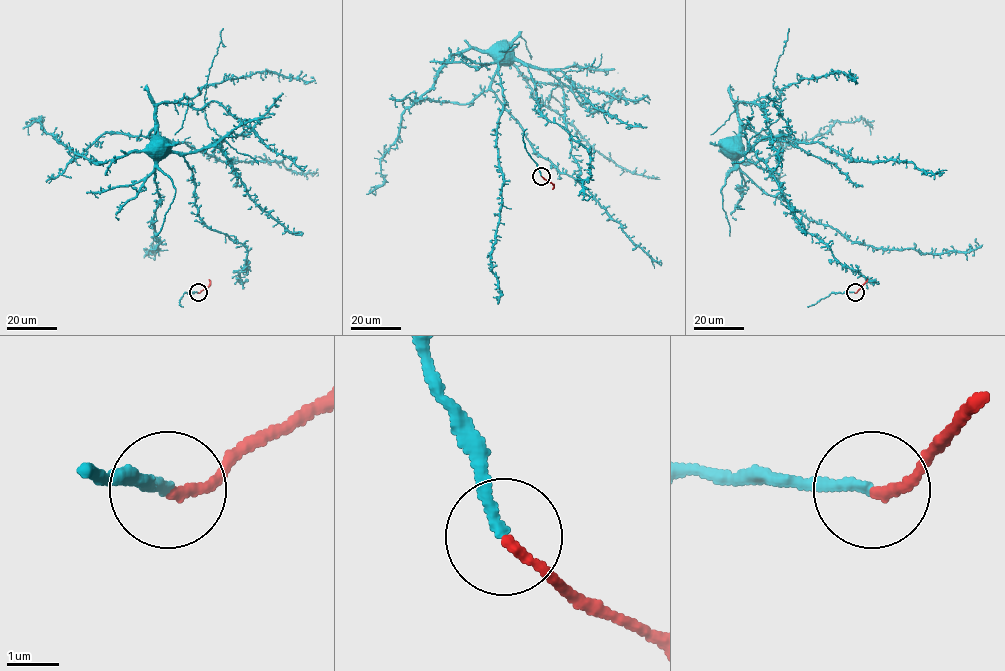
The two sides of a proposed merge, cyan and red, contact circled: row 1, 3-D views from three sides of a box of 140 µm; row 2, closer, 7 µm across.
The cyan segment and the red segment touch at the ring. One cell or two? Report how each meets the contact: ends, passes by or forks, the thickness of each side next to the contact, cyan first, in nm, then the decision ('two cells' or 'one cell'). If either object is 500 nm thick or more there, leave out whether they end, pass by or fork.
cyan ends | red ends | 200/190 nm | one cell

